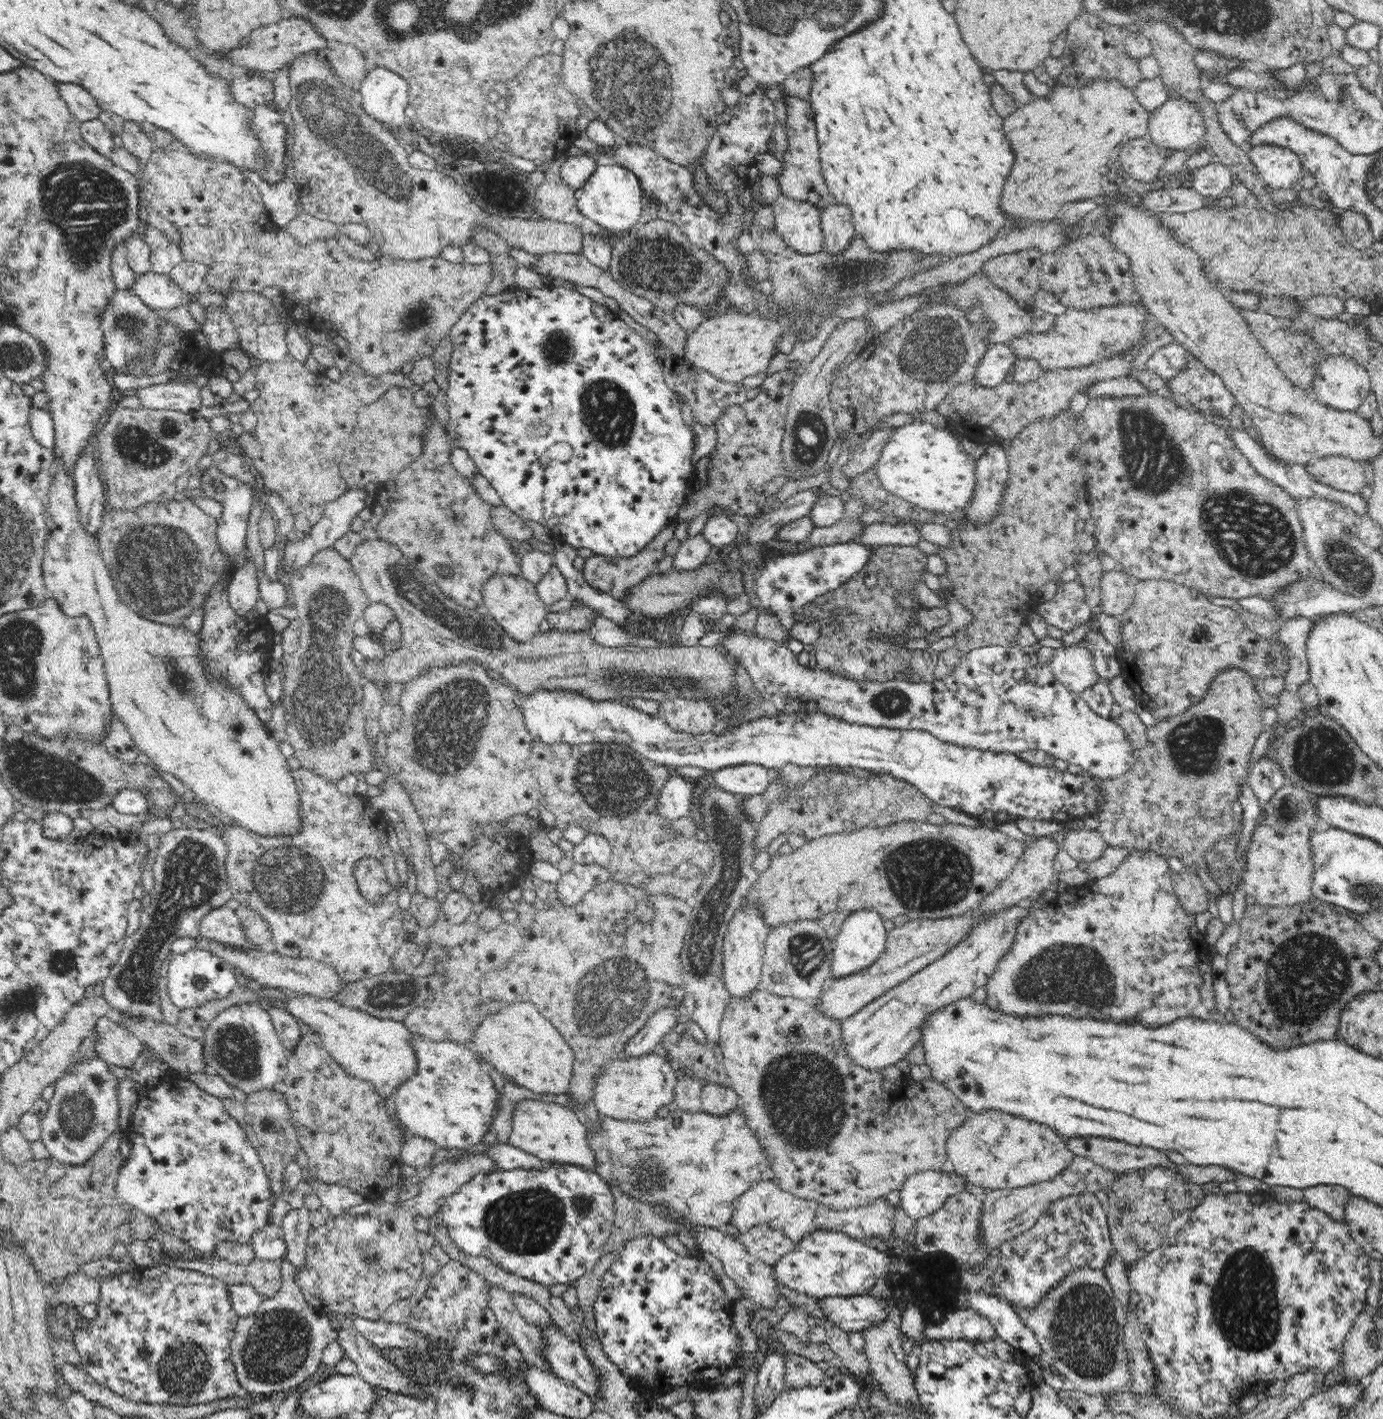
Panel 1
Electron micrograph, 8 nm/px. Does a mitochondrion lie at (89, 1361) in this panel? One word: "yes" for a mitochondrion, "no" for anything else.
no

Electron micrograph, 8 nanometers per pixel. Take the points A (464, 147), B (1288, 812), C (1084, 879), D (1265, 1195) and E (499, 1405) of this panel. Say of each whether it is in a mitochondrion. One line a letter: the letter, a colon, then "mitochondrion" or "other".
A: other
B: mitochondrion
C: other
D: other
E: mitochondrion

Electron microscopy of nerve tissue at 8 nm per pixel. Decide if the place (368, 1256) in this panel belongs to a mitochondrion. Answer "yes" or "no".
yes

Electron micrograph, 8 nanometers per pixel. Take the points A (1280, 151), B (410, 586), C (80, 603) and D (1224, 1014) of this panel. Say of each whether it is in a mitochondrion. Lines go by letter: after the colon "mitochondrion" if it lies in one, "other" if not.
A: other
B: mitochondrion
C: other
D: other

